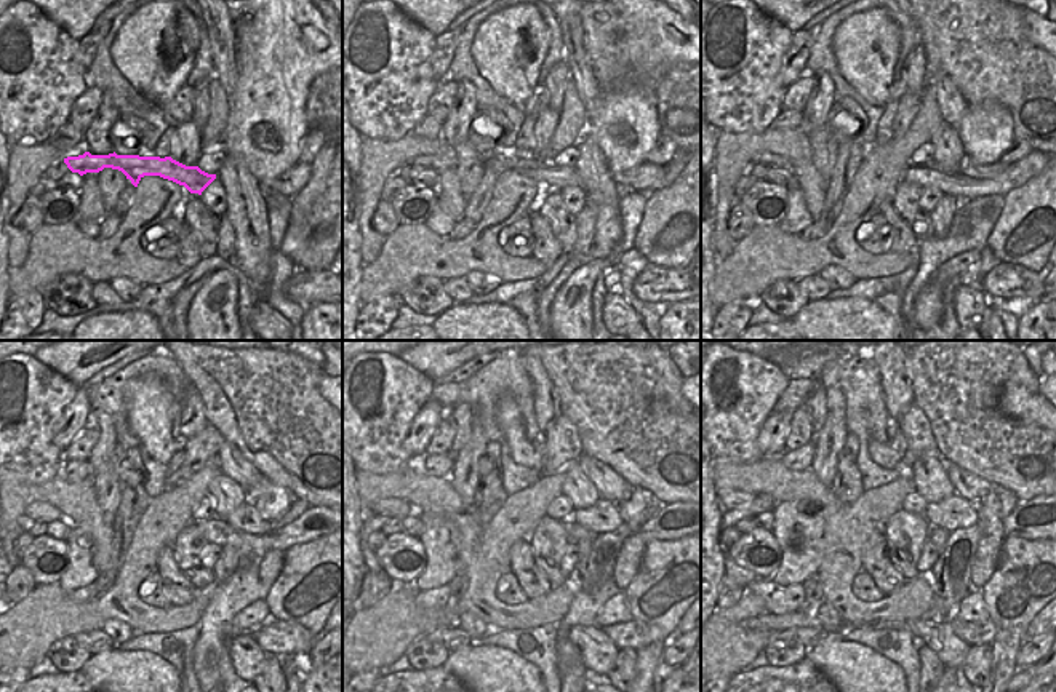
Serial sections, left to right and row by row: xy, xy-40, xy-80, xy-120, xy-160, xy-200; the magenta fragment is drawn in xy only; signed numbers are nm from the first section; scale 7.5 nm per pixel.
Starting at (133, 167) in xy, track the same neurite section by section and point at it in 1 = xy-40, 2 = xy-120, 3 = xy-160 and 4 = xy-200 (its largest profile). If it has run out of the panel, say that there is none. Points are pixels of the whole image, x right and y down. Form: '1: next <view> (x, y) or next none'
1: next xy-40 (548, 174)
2: next xy-120 (309, 526)
3: next xy-160 (668, 523)
4: next xy-200 (1026, 520)

